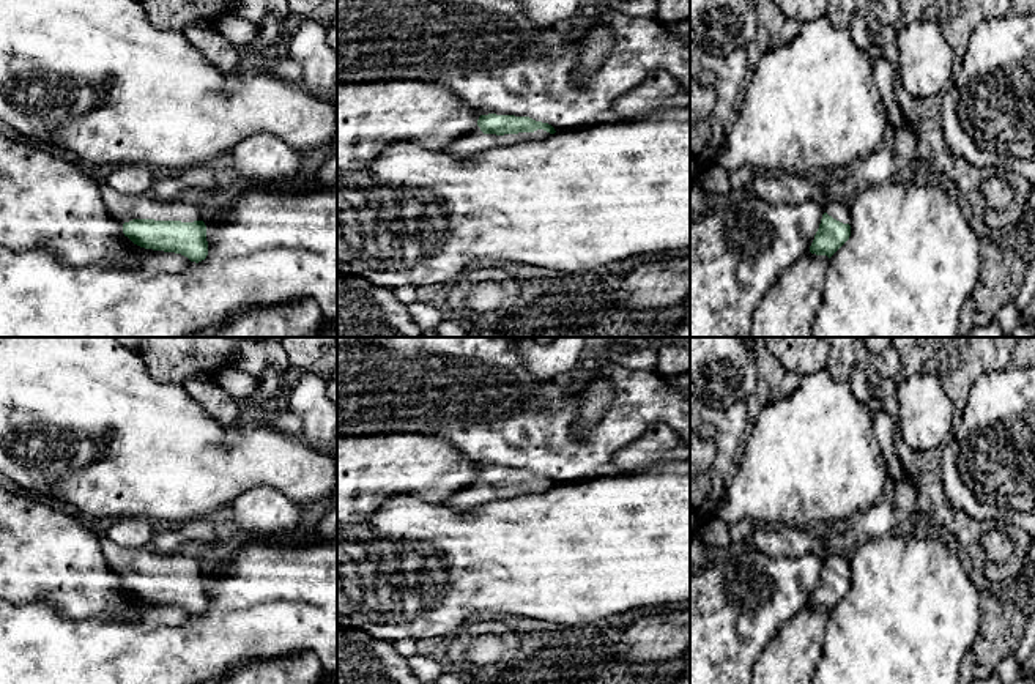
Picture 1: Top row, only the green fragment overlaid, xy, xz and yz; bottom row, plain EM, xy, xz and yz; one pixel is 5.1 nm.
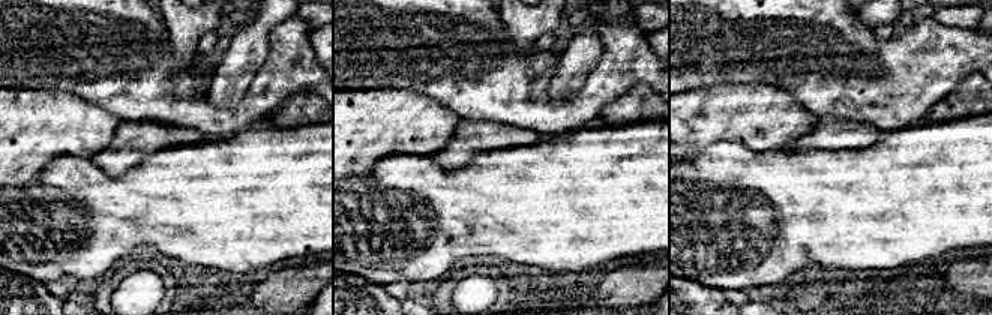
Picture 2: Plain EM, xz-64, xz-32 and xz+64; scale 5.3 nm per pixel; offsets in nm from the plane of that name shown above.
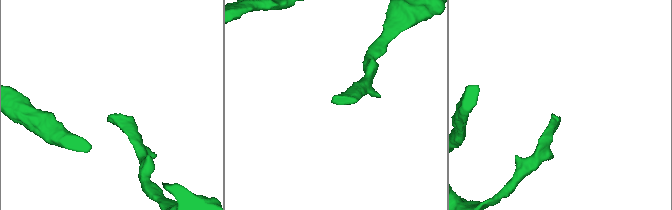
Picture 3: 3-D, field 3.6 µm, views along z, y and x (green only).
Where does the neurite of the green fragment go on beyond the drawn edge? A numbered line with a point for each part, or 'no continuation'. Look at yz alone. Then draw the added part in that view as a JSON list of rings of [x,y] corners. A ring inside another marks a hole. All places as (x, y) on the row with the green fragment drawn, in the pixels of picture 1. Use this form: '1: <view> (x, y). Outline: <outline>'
1: yz (838, 210). Outline: [[[822,200],[824,213],[832,216],[833,219],[849,224],[851,221],[851,211],[849,211],[849,202],[840,202],[840,200]]]

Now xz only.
1: xz (467, 147). Outline: [[[476,126],[469,134],[462,136],[457,139],[454,143],[451,143],[446,151],[454,158],[454,159],[473,159],[476,154],[493,148],[496,145],[509,145],[515,143],[518,140],[537,140],[537,139],[545,139],[551,136],[550,132],[543,129],[537,129],[534,132],[518,132],[518,134],[504,134],[504,136],[496,136],[496,134],[484,134],[479,126]]]

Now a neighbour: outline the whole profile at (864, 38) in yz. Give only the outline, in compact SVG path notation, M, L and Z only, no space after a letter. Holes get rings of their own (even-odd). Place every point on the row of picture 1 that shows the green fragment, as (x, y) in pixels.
M852 17L848 22L849 32L852 35L852 39L857 47L873 52L879 47L879 39L874 36L868 27L866 22L862 17Z

